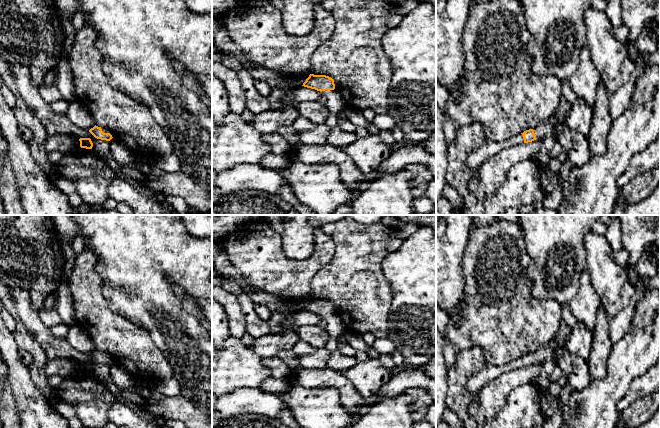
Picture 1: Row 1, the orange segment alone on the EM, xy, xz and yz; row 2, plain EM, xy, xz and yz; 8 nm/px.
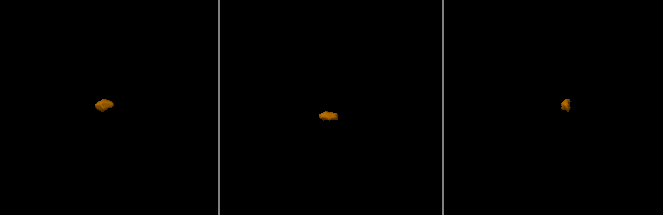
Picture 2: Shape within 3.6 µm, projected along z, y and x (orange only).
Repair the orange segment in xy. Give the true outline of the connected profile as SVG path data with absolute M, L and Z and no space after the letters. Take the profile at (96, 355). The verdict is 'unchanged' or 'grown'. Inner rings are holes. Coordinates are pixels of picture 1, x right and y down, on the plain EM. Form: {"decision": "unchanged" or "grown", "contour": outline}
{"decision": "grown", "contour": "M96 349L91 352L89 356L97 363L110 365L113 362L112 357L109 353L101 352Z"}

